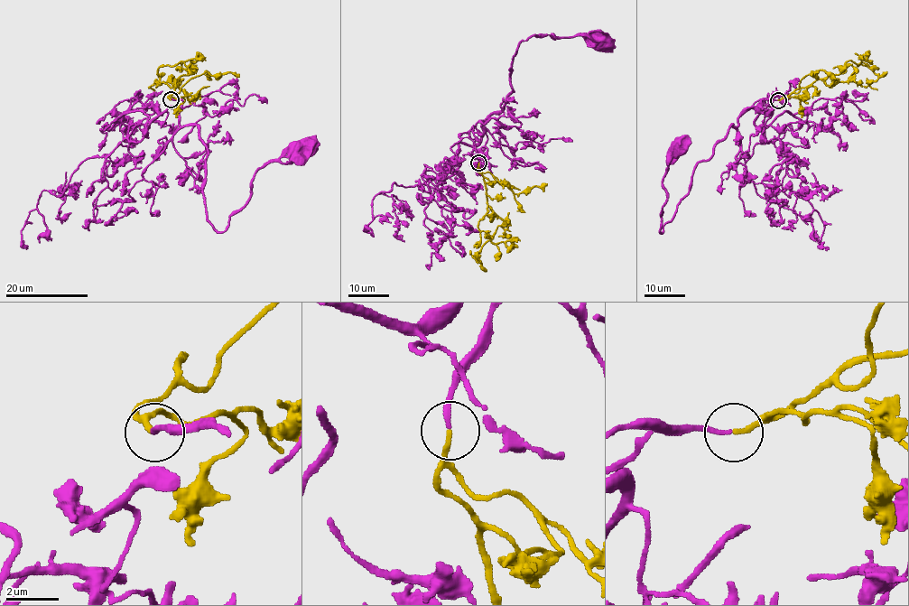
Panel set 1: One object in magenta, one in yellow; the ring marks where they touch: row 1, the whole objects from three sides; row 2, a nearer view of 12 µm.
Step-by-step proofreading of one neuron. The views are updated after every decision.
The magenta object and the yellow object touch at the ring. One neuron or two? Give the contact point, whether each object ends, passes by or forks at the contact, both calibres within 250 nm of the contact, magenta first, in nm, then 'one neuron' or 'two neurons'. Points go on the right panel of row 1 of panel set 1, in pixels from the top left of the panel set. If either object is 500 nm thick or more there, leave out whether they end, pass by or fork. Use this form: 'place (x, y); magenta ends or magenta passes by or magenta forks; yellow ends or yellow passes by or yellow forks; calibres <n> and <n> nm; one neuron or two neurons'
place (778, 100); magenta ends; yellow ends; calibres 180 and 190 nm; one neuron

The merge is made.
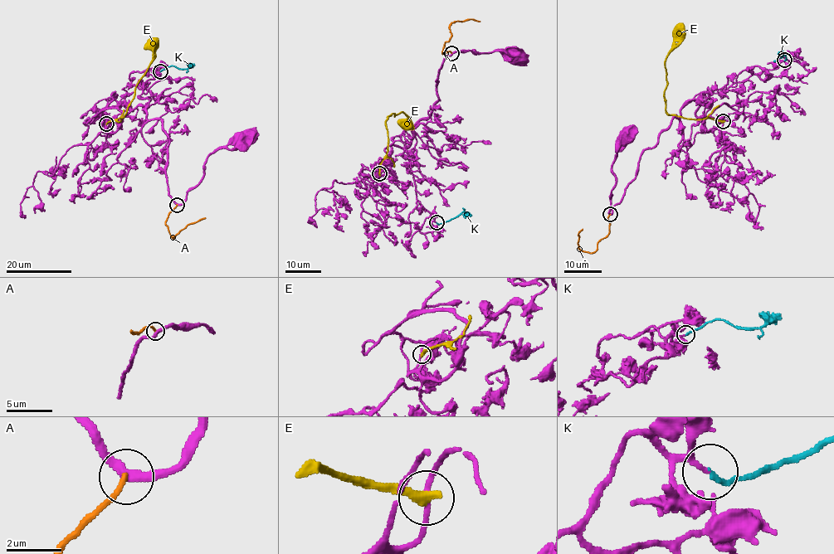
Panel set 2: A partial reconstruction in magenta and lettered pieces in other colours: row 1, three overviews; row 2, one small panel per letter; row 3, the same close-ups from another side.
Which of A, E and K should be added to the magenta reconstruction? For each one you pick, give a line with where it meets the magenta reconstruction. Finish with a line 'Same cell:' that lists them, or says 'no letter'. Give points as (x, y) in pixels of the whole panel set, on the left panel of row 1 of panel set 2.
K: Touches magenta at (160, 71)
Same cell: K

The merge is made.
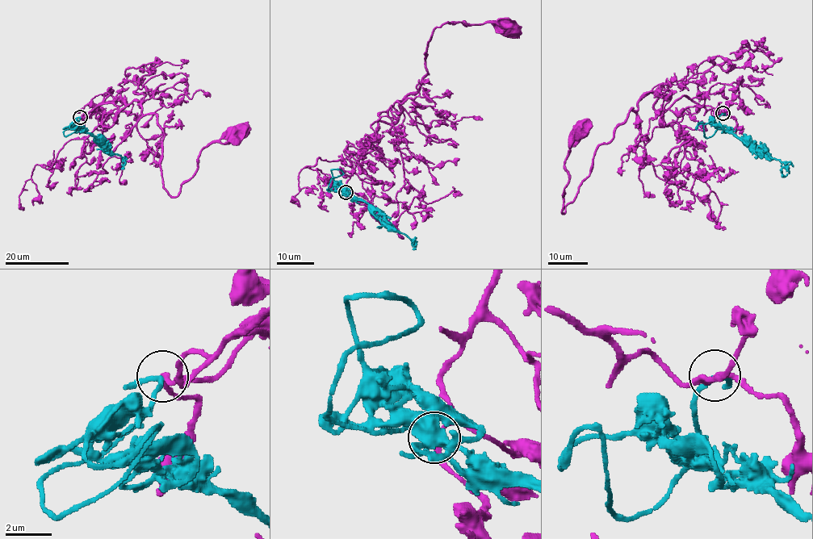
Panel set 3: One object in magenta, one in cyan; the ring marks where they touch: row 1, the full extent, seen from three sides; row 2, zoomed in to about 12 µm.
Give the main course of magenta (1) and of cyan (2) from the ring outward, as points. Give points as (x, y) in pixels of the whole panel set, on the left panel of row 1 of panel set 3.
1: (80, 117), (102, 103), (117, 115), (141, 102), (162, 130), (162, 184), (172, 196), (202, 150), (243, 131)
2: (80, 117), (77, 124), (79, 129), (94, 136), (110, 154), (119, 154), (123, 158), (122, 168)

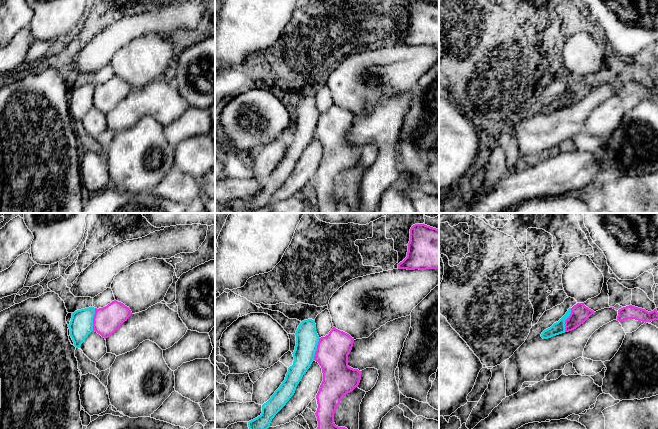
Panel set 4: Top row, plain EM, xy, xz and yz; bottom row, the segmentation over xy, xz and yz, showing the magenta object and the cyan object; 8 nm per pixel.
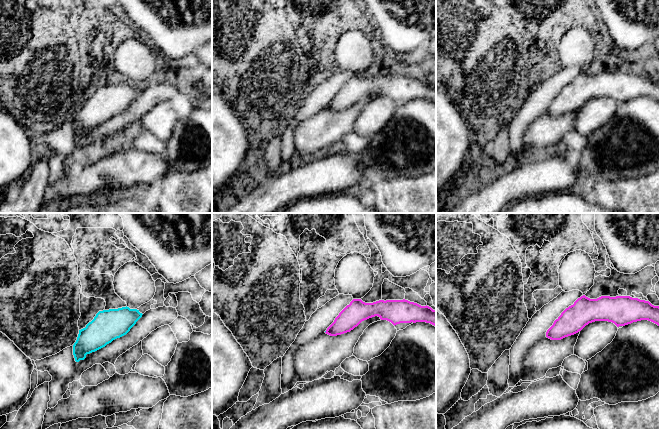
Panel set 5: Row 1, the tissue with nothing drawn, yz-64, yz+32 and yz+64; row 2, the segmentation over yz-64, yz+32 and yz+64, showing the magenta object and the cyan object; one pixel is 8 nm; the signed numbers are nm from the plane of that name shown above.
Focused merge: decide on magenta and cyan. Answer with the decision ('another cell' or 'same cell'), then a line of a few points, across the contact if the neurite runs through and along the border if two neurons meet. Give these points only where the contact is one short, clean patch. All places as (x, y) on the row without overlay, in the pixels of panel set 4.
another cell; line yz (571, 84), (571, 89), (565, 96), (565, 107)

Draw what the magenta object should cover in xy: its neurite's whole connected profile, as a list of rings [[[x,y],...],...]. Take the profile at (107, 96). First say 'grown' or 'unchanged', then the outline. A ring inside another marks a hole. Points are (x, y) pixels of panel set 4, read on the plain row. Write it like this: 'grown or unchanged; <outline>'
unchanged; [[[116,76],[103,84],[95,84],[93,107],[106,115],[127,97],[131,90],[129,83]]]

